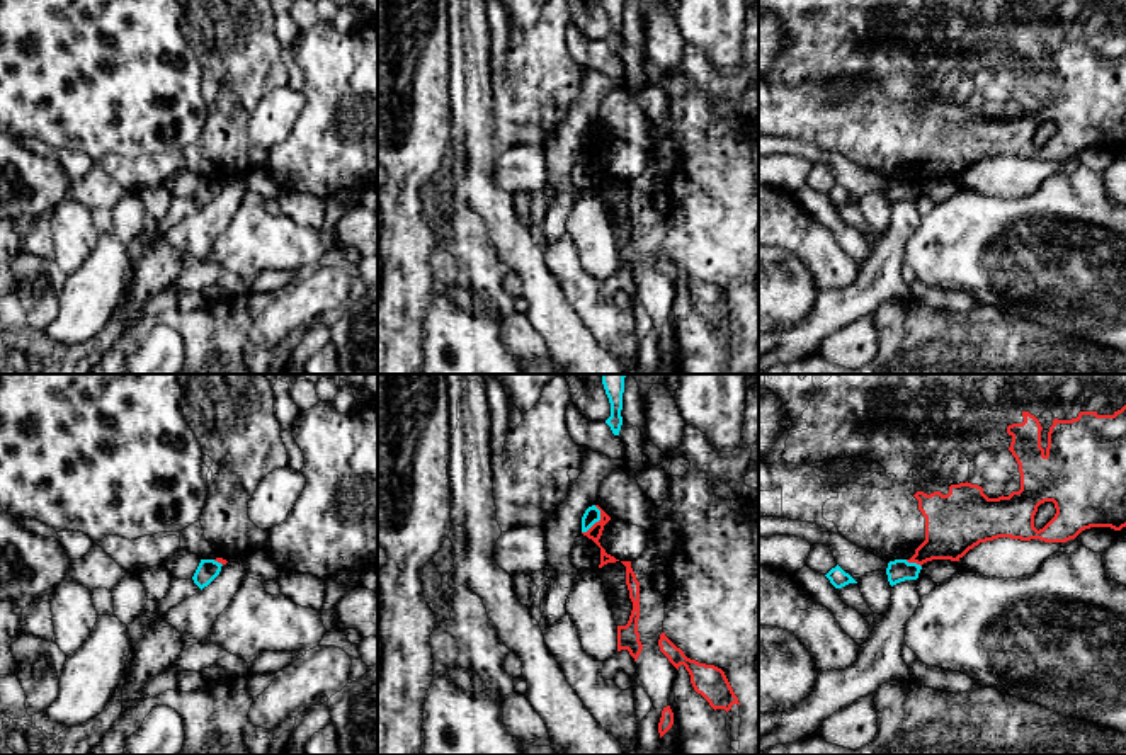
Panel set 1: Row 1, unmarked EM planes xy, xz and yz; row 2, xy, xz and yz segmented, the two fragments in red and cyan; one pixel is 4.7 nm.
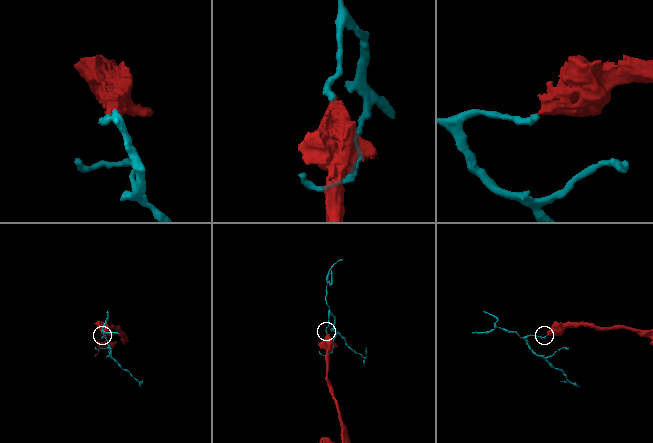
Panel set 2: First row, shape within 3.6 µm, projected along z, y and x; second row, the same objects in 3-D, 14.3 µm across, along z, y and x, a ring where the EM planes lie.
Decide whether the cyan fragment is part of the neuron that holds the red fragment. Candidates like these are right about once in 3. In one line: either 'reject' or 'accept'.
reject

